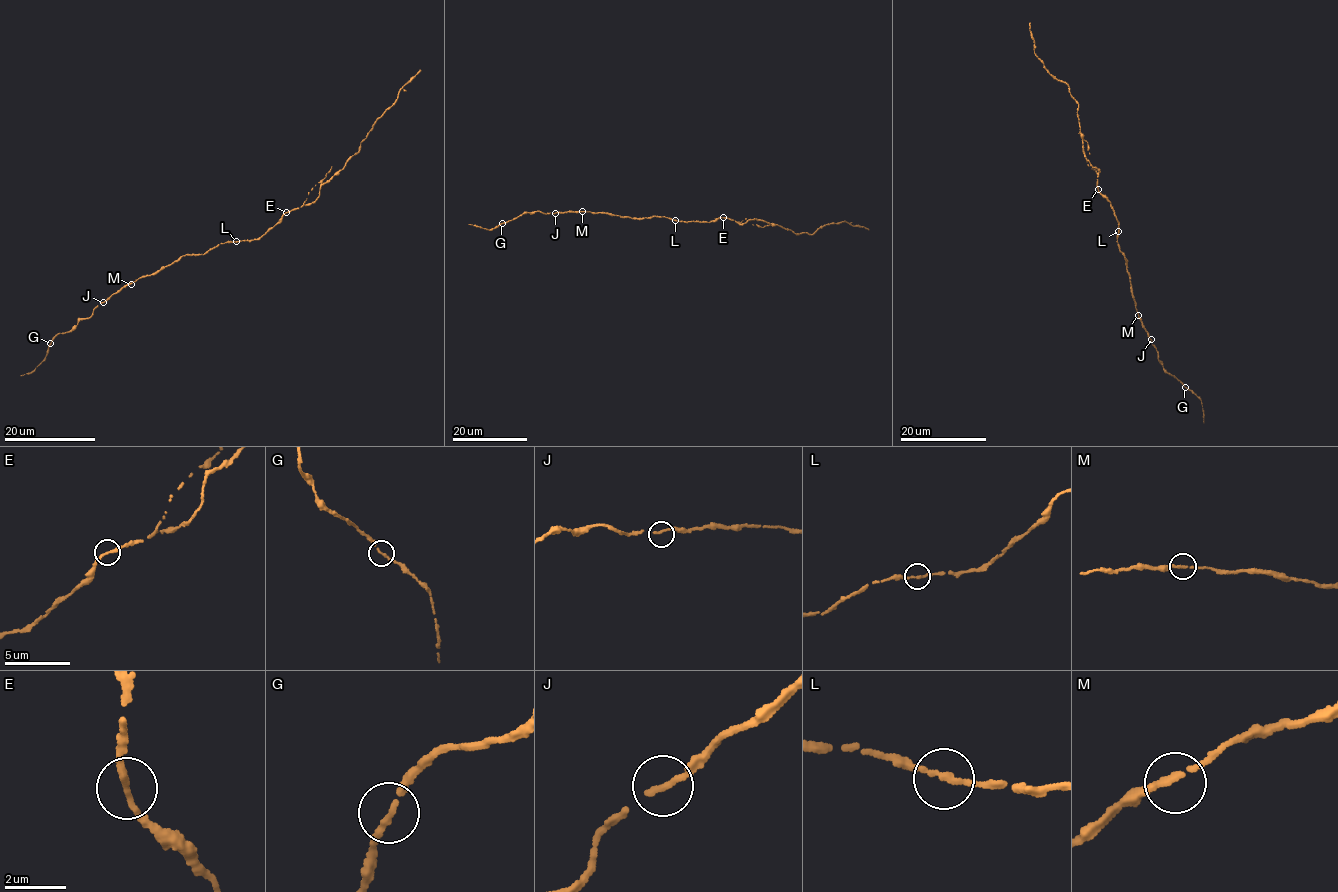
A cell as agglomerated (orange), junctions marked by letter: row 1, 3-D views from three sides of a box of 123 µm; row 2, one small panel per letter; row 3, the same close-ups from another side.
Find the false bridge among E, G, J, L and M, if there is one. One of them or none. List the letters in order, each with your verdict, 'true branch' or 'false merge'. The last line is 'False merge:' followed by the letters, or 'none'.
E: true branch
G: true branch
J: true branch
L: true branch
M: true branch
False merge: none

